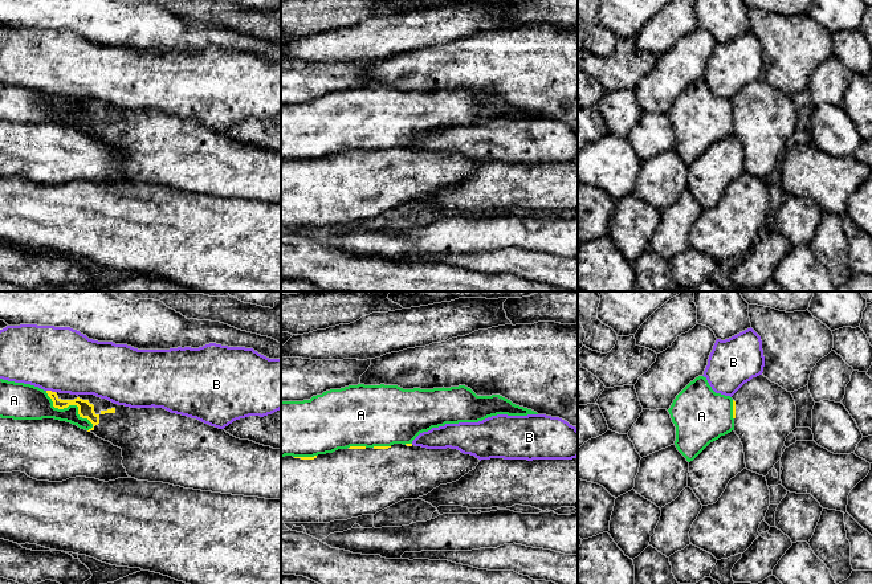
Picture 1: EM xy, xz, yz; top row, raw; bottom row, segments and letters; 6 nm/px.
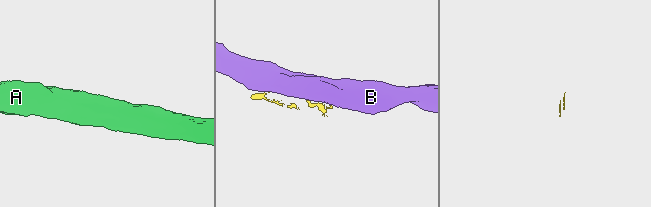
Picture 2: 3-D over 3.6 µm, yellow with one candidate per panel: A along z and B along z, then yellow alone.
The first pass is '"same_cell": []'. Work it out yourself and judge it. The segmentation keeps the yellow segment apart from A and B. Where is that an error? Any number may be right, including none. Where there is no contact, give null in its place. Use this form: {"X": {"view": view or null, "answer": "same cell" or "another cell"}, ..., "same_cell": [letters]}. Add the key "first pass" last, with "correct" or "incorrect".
{"A": {"view": "xy", "answer": "another cell"}, "B": {"view": "xy", "answer": "another cell"}, "same_cell": [], "first pass": "correct"}

